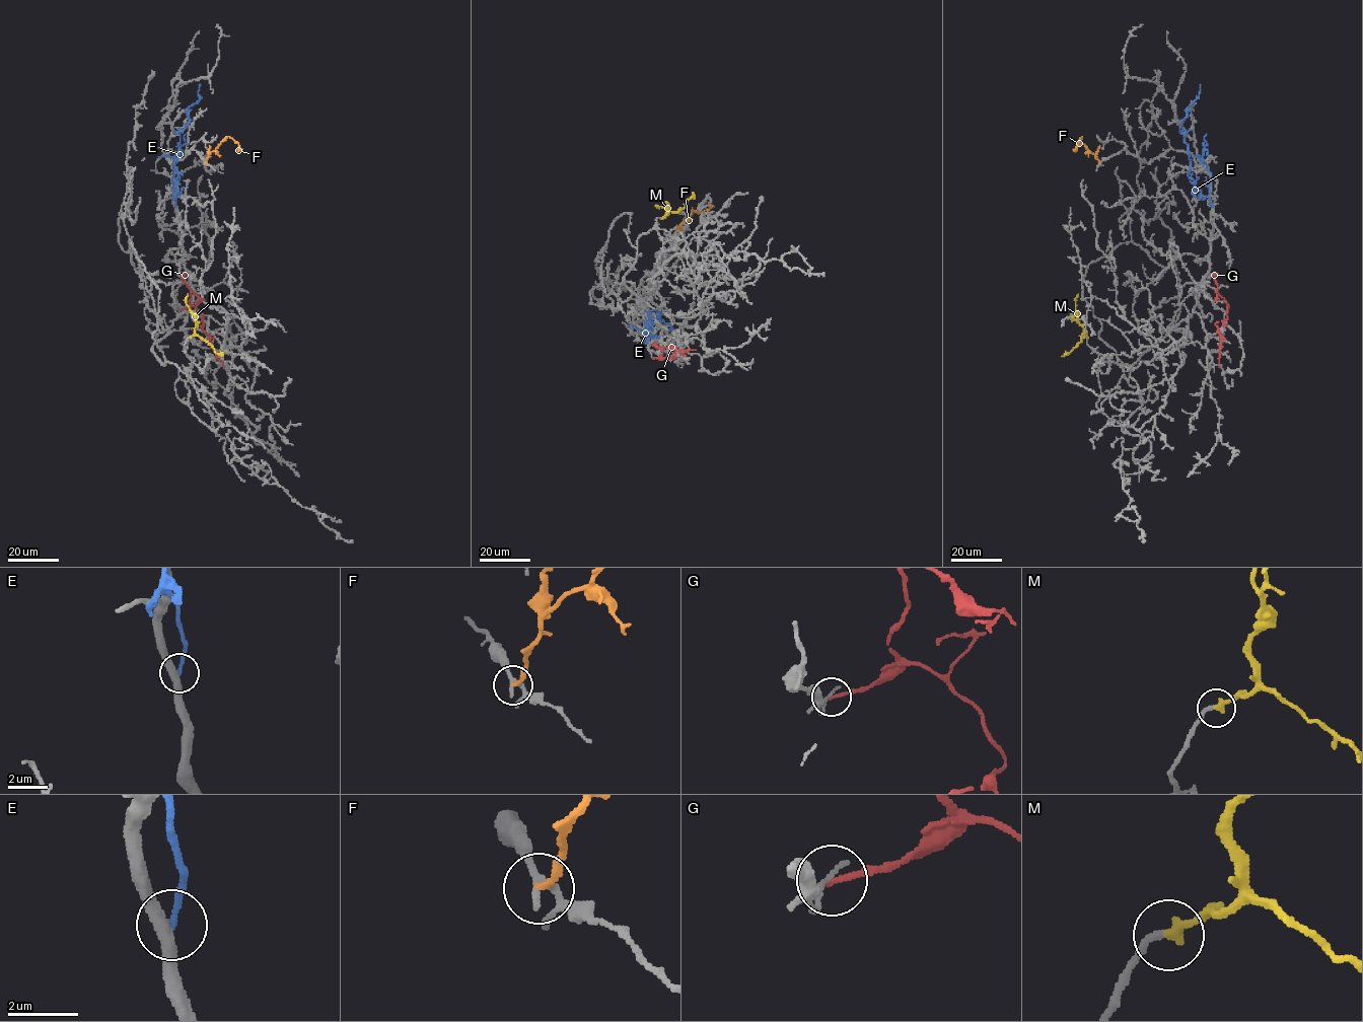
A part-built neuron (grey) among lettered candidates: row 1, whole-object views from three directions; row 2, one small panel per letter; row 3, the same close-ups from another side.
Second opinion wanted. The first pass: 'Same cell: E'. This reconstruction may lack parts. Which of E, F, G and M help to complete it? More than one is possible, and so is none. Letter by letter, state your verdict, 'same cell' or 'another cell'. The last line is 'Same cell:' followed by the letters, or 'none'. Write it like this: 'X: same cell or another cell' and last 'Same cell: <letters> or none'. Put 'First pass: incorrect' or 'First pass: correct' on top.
First pass: incorrect
E: another cell
F: another cell
G: another cell
M: same cell
Same cell: M

